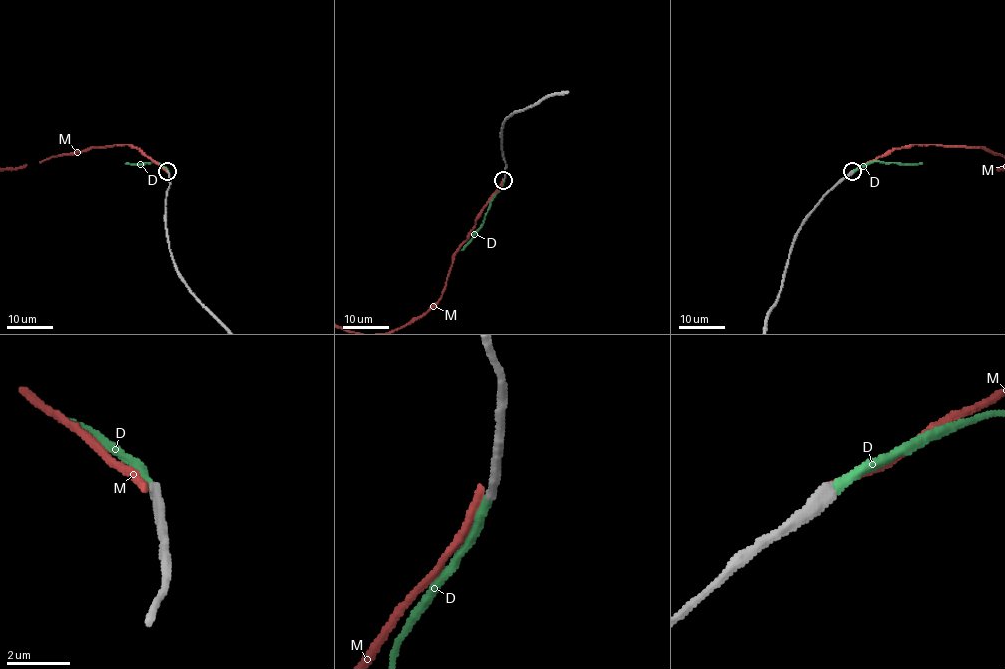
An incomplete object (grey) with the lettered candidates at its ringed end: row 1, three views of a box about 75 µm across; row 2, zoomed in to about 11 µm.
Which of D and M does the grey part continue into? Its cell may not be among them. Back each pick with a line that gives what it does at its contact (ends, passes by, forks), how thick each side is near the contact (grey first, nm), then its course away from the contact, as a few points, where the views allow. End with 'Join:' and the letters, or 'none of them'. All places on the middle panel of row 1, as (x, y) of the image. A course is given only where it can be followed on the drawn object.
D: It ends there. Thickness 440 nm (grey) against 300 nm. Its course: (504, 180), (491, 202), (483, 225), (461, 250)
Join: D

